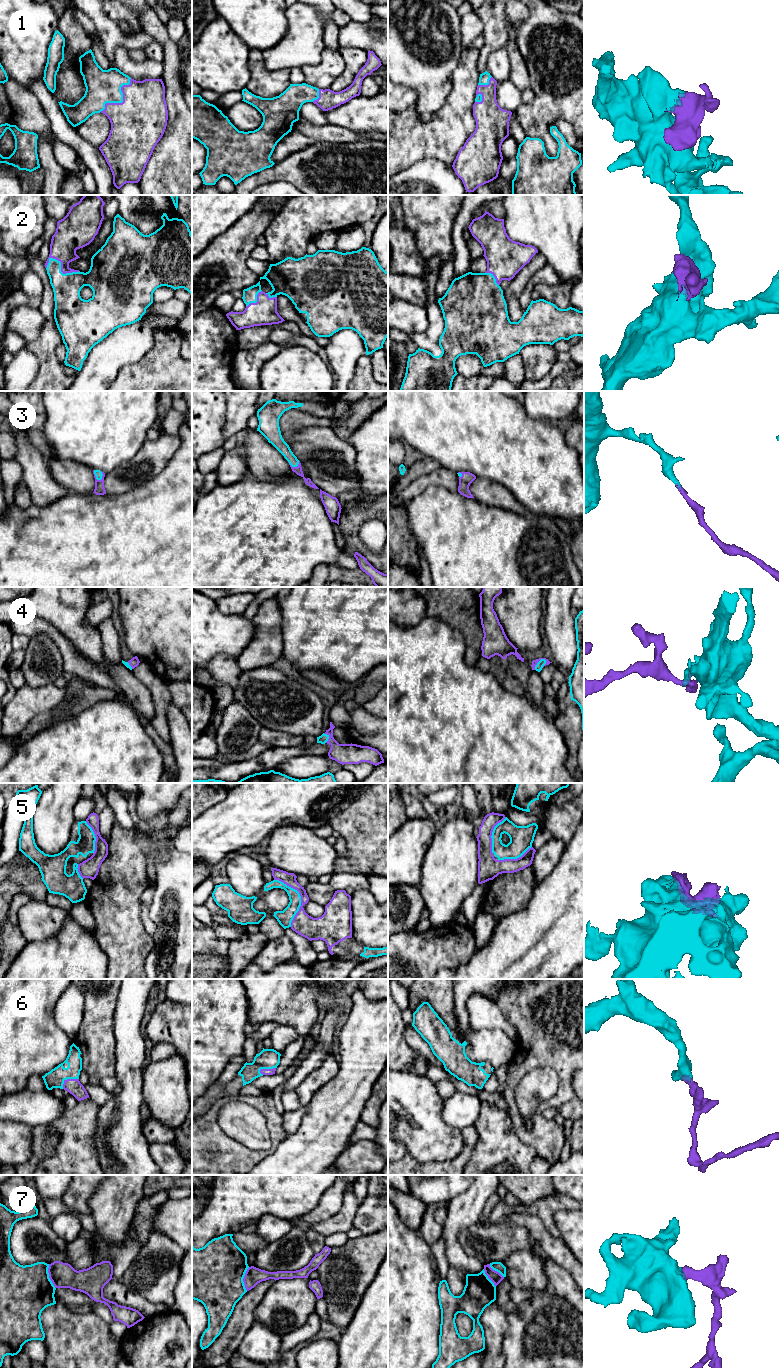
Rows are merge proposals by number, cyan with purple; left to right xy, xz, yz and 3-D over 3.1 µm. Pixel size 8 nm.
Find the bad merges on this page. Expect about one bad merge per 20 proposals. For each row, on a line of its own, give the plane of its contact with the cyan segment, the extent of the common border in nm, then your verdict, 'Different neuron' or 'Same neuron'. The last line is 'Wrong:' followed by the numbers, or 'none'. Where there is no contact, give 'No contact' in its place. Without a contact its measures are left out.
1: Touches cyan in xy. Shared border 380 nm. Same neuron
2: Touches cyan in xy. Shared border 280 nm. Same neuron
3: Touches cyan in xy. Shared border 110 nm. Same neuron
4: Touches cyan in yz. Shared border 130 nm. Same neuron
5: Touches cyan in xz. Shared border 400 nm. Same neuron
6: Touches cyan in xy. Shared border 160 nm. Same neuron
7: Touches cyan in xy. Shared border 200 nm. Different neuron
Wrong: 7

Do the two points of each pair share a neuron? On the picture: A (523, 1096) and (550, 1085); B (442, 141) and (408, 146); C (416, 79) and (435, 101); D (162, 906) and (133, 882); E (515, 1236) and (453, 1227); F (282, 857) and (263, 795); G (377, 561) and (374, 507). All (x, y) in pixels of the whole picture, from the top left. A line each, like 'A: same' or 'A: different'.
A: same
B: same
C: same
D: different
E: different
F: different
G: same

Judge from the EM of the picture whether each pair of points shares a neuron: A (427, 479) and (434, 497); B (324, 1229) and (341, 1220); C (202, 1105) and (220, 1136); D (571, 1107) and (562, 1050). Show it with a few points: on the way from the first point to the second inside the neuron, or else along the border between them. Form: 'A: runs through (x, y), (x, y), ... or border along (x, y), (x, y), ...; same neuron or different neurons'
A: border along (453, 491), (438, 486), (429, 486), (410, 500); different neurons
B: runs through (328, 1227), (337, 1223); same neuron
C: border along (224, 1097), (219, 1097), (202, 1115); different neurons
D: border along (573, 1097), (557, 1107); different neurons

